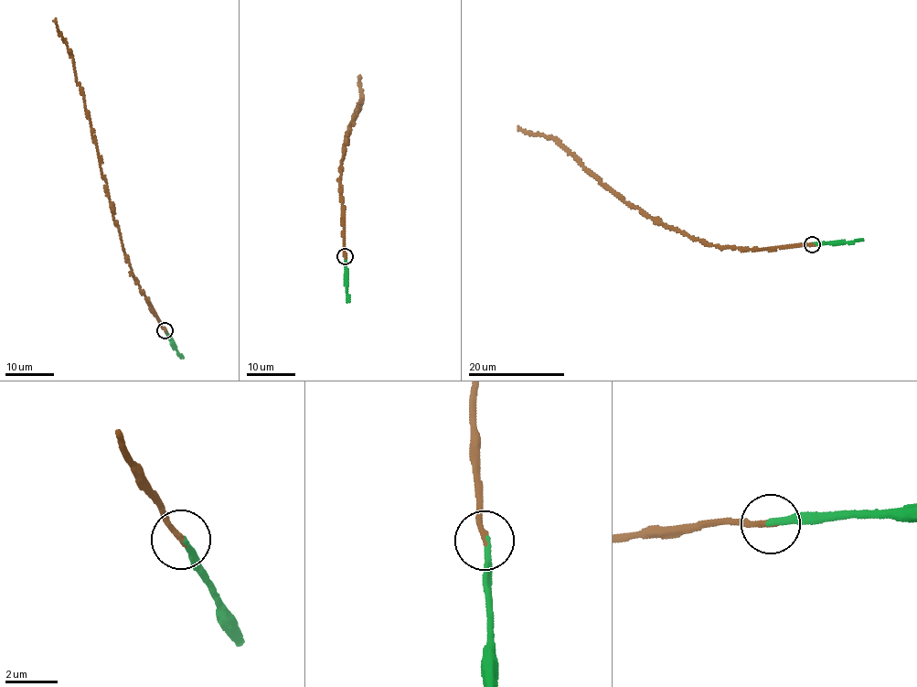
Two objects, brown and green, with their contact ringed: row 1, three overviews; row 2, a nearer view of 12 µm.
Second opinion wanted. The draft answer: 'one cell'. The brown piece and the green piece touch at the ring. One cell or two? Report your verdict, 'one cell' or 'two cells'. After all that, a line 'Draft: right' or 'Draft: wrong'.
one cell
Draft: right

